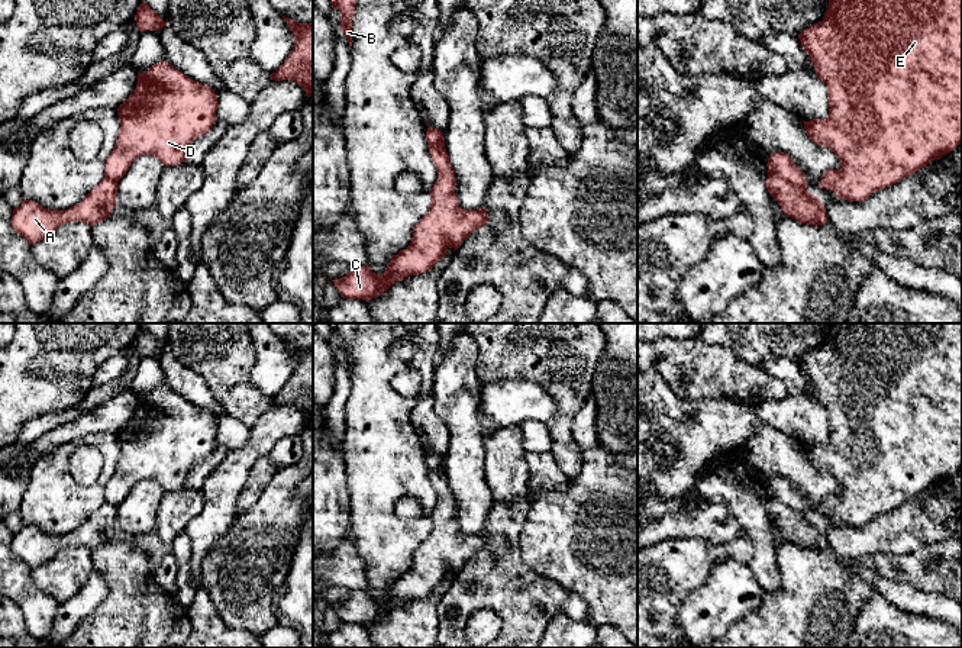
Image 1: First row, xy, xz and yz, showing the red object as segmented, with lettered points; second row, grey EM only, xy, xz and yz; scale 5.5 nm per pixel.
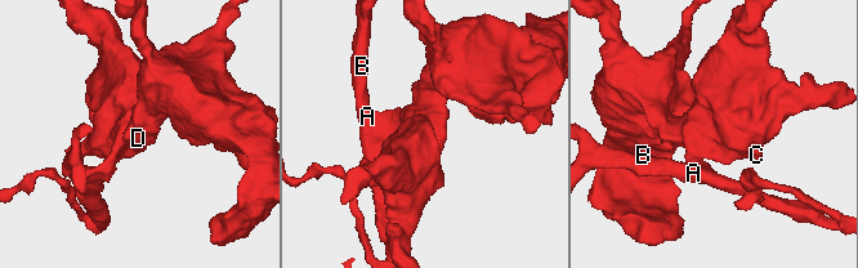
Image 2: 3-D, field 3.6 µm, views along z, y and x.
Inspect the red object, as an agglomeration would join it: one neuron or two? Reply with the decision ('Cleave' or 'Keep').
Cleave

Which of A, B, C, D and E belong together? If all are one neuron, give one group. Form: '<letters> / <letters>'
A B / C D E

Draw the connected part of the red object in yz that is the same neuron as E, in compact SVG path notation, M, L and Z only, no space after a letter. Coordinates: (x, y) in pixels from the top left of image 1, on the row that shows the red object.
M829 0L823 20L808 26L798 39L810 55L816 75L826 84L829 99L826 119L803 120L806 133L819 146L833 151L842 165L839 171L827 170L817 188L832 190L836 197L849 202L863 202L872 193L900 183L962 144L962 0Z

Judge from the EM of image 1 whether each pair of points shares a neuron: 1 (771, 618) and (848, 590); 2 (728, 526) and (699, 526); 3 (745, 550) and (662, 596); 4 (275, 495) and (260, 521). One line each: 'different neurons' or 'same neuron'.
1: same neuron
2: same neuron
3: same neuron
4: same neuron

